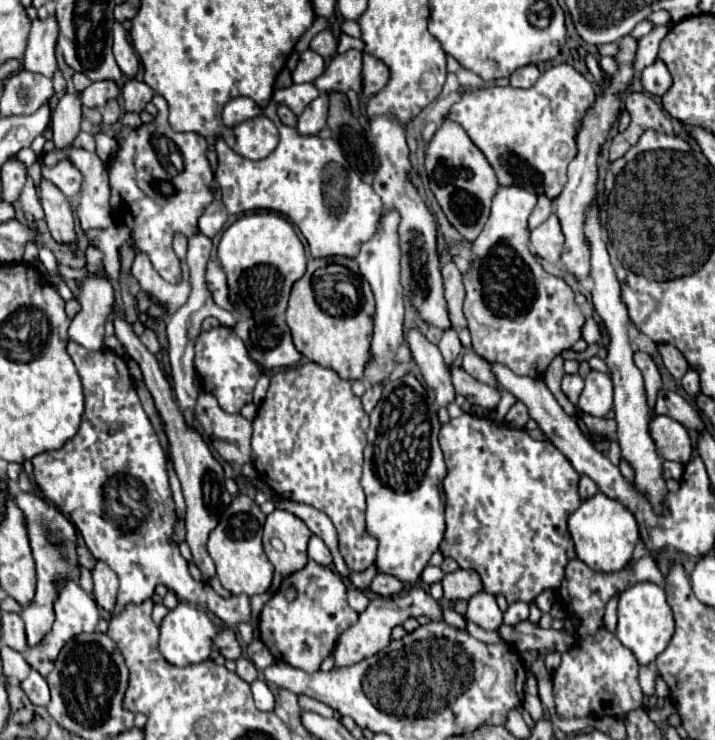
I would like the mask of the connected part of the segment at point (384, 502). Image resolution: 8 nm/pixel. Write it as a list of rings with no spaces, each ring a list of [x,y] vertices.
[[[405,375],[399,381],[387,381],[383,385],[381,401],[369,417],[371,427],[367,431],[361,485],[367,495],[367,529],[379,541],[375,563],[379,571],[395,575],[403,583],[415,583],[445,535],[445,501],[441,481],[447,475],[447,467],[439,447],[441,425],[437,419],[437,405],[429,399],[427,391],[413,375]]]

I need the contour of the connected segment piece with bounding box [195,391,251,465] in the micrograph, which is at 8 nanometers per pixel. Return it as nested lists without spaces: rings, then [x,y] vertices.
[[[203,391],[197,397],[195,413],[211,445],[227,463],[245,465],[251,461],[251,421],[239,413],[225,413],[213,395]]]

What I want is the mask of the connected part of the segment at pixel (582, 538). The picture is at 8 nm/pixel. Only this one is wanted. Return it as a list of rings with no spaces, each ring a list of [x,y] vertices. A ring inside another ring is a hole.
[[[601,491],[585,499],[581,507],[569,515],[569,533],[575,541],[577,559],[585,561],[591,569],[605,573],[623,569],[629,563],[635,543],[639,539],[639,527],[635,515],[621,501],[611,499]]]

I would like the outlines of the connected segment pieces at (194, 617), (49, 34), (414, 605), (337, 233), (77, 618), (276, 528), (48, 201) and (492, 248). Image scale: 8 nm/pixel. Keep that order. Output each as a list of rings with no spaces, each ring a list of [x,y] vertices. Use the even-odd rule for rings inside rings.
[[[179,603],[173,611],[167,613],[167,617],[161,621],[159,629],[161,629],[159,649],[161,649],[161,655],[171,665],[185,667],[185,665],[201,663],[201,661],[209,659],[209,655],[213,651],[213,639],[217,635],[217,629],[205,611],[201,611],[189,603]]]
[[[51,15],[45,21],[33,21],[27,49],[23,55],[23,67],[25,71],[35,71],[45,77],[53,77],[57,71],[57,61],[55,61],[55,43],[57,43],[57,21]]]
[[[411,585],[409,589],[405,587],[401,593],[397,593],[393,597],[375,597],[375,599],[371,599],[369,607],[359,615],[357,623],[353,623],[349,629],[345,629],[341,633],[341,637],[337,639],[337,645],[335,645],[335,651],[333,651],[335,667],[353,665],[353,663],[357,663],[365,657],[371,657],[377,651],[385,649],[391,641],[391,629],[395,625],[403,625],[405,619],[419,617],[419,615],[427,615],[433,621],[441,619],[439,603],[427,591],[423,591],[419,585]]]
[[[237,97],[227,103],[221,114],[225,126],[233,127],[241,122],[264,115],[271,119],[281,133],[277,149],[261,159],[251,161],[237,155],[221,137],[217,139],[217,183],[221,187],[223,203],[229,213],[243,213],[253,209],[273,209],[299,227],[303,237],[309,243],[309,251],[313,257],[327,255],[345,255],[355,257],[361,243],[369,241],[381,217],[381,199],[371,189],[371,185],[363,183],[359,175],[349,169],[341,147],[333,139],[319,137],[301,137],[293,127],[285,127],[277,117],[277,105],[273,101],[266,107],[259,107],[248,97]]]
[[[69,579],[69,581],[65,583],[65,587],[59,589],[59,595],[57,595],[57,601],[55,601],[55,607],[53,607],[53,609],[55,609],[53,629],[41,639],[39,645],[35,645],[33,649],[29,649],[29,651],[25,653],[25,661],[27,661],[33,669],[37,669],[41,675],[49,675],[49,673],[53,671],[53,663],[55,663],[55,659],[57,659],[57,655],[59,655],[59,651],[63,649],[65,643],[69,643],[75,635],[93,633],[95,627],[97,627],[97,623],[99,623],[99,619],[101,619],[99,607],[97,607],[95,599],[93,599],[89,593],[85,593],[85,591],[81,589],[81,585],[79,585],[77,581],[73,581],[73,579]]]
[[[275,509],[273,513],[267,515],[265,525],[263,525],[263,547],[265,547],[267,559],[275,567],[275,577],[273,577],[273,585],[271,585],[273,593],[277,591],[283,577],[305,567],[309,537],[311,537],[311,531],[293,513],[289,513],[285,509]],[[271,537],[279,537],[285,543],[283,553],[279,553],[271,547],[271,543],[269,543]]]
[[[41,179],[37,189],[45,211],[45,221],[55,241],[75,243],[75,229],[73,229],[75,221],[73,221],[73,209],[69,205],[69,199],[47,179]]]
[[[501,185],[493,197],[491,217],[473,241],[471,267],[463,275],[467,291],[463,311],[469,321],[473,351],[527,377],[543,377],[549,363],[581,339],[585,325],[585,315],[573,301],[571,287],[545,273],[527,247],[527,217],[535,203],[537,195],[525,187]]]

